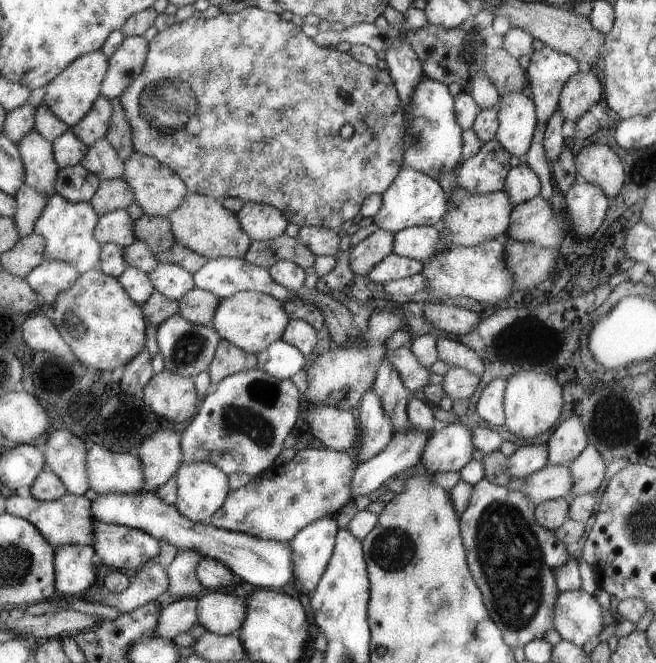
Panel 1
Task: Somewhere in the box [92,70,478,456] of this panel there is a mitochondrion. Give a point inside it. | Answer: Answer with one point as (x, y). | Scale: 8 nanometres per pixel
(166, 106)

